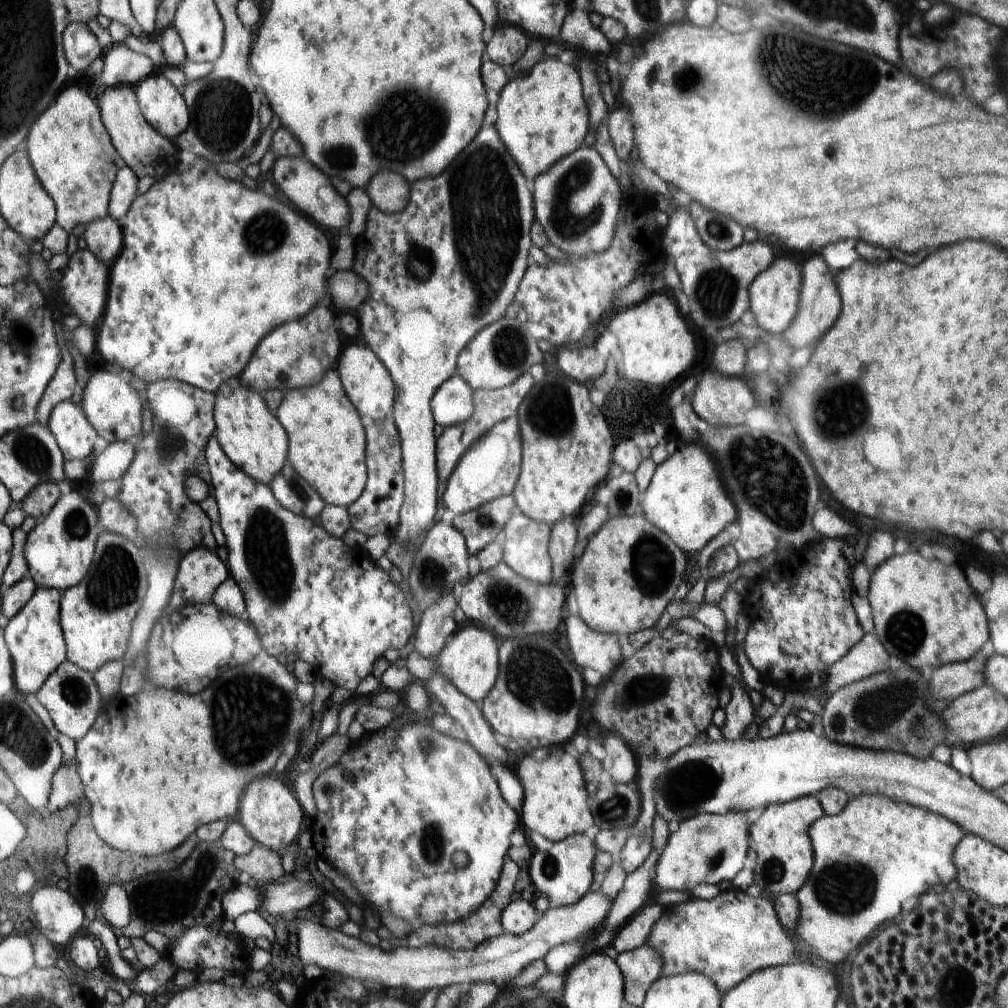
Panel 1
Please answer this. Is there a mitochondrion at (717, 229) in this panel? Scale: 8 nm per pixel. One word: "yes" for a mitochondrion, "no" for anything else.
yes

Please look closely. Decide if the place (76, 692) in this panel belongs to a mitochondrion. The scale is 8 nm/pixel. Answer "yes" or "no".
yes

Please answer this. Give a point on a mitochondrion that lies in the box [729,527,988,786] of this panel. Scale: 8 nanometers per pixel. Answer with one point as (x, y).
(905, 631)

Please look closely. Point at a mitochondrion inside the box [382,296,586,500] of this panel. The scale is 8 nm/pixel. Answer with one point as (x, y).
(551, 413)

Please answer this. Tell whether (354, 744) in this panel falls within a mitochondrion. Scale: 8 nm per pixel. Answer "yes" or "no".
no

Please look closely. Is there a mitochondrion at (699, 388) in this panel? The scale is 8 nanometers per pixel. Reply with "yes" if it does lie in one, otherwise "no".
no

